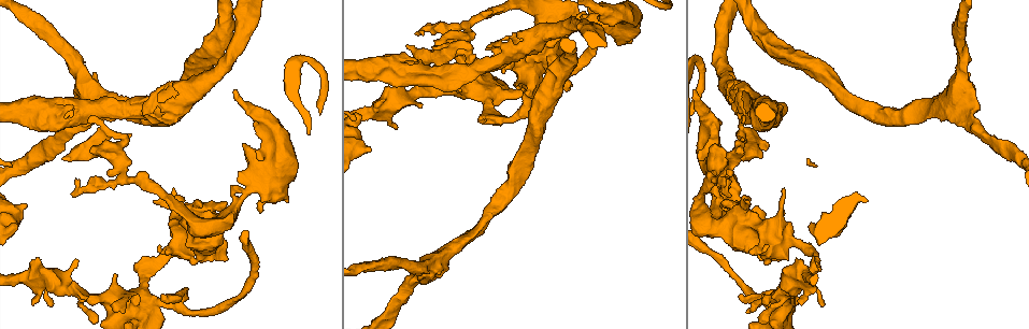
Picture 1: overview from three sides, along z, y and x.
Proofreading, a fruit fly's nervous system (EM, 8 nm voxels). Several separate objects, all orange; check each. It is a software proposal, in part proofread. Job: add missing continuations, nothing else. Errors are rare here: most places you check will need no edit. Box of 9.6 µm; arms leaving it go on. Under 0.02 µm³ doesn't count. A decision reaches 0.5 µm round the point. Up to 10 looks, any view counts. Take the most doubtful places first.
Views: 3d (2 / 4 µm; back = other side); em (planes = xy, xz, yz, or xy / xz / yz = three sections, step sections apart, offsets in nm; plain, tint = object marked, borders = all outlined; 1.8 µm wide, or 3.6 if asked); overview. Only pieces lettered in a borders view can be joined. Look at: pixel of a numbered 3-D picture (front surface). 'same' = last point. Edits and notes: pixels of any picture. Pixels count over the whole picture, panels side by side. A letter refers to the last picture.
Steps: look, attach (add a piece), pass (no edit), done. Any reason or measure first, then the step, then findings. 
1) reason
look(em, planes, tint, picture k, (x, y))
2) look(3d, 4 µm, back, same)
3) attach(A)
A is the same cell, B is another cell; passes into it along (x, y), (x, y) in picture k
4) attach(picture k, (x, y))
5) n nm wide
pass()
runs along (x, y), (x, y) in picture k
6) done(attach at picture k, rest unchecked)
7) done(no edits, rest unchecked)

an open end
look(3d, 4 µm, picture 1, (520, 31))

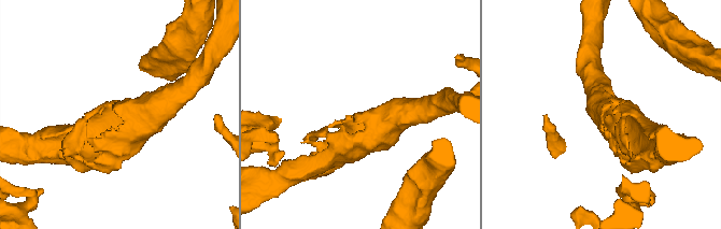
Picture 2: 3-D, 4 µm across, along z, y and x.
look(em, planes, borders, picture 2, (357, 115))

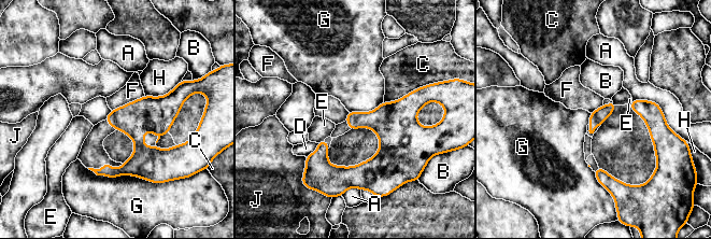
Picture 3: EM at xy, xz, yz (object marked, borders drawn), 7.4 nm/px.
pass()
A, B, C, D, E, F, G, H and J are other cells; runs along (414, 94), (398, 142), (350, 183) in picture 3; no lettered piece goes on from it

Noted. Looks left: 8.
a narrow waist
look(em, planes, borders, picture 1, (243, 196))

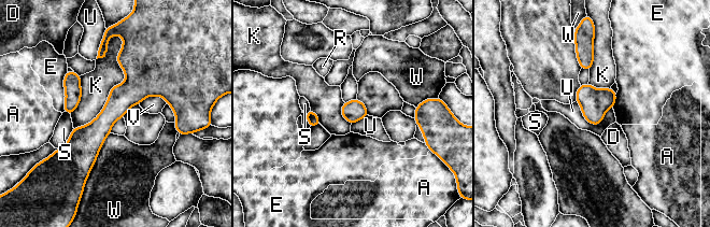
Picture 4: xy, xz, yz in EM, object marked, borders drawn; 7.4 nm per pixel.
160 nm wide
pass()
A, D, E, K, R, S, U, V and W are other cells; border along (576, 101), (594, 125), (612, 109) in picture 4; none of them fits

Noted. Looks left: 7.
thick end
look(3d, 4 µm, picture 1, (23, 205))

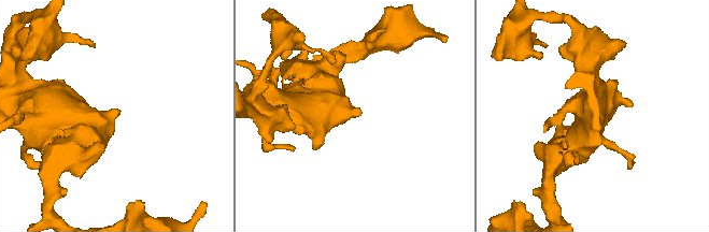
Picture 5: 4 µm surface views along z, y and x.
look(em, planes, borders, picture 5, (116, 111))

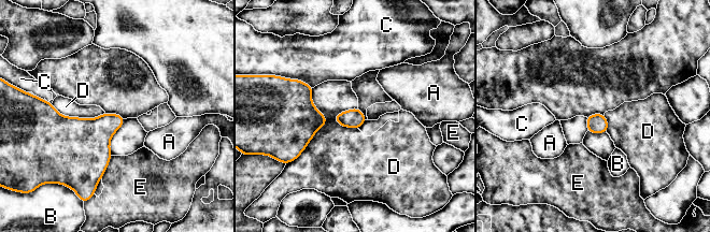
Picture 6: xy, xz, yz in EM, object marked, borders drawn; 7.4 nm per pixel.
pass()
A, B, C, D and E are other cells; none of them fits

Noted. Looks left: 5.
calibre changes
look(3d, 4 µm, picture 1, (31, 120))

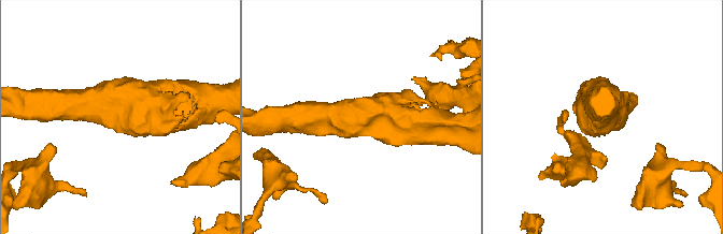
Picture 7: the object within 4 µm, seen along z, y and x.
need the tissue
look(em, 3.6 µm, planes, borders, picture 7, (353, 118))

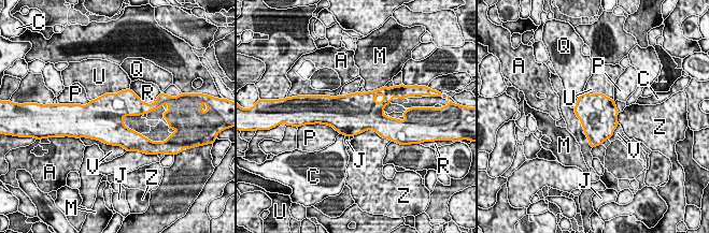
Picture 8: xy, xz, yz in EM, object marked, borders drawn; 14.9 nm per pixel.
550 nm wide
pass()
A, C, J, M, P, Q, R, U, V and Z are other cells; border along (353, 135), (374, 130), (384, 139) in picture 8; none of them fits

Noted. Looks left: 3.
done(no edits, rest unchecked)

